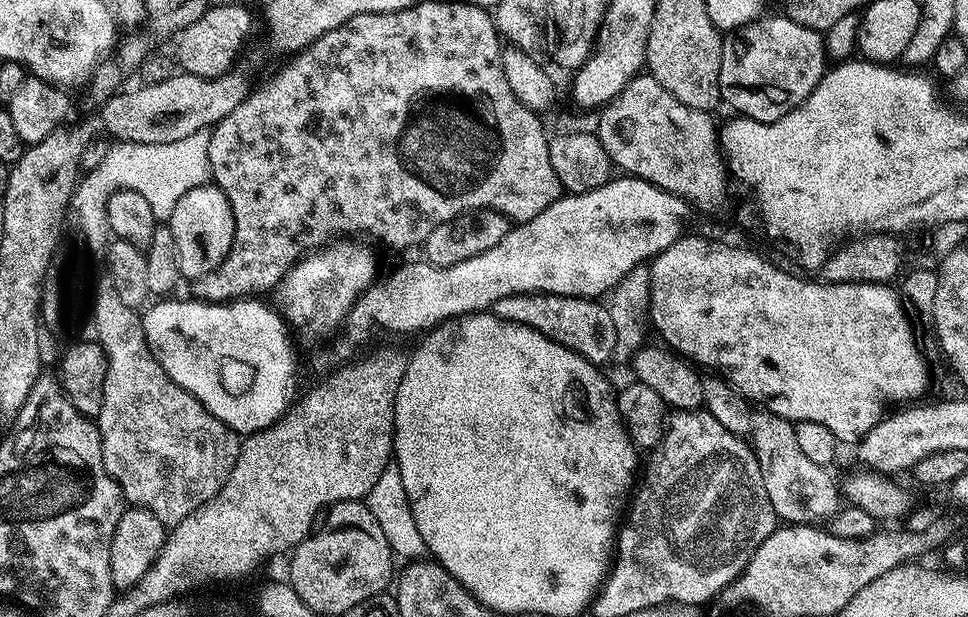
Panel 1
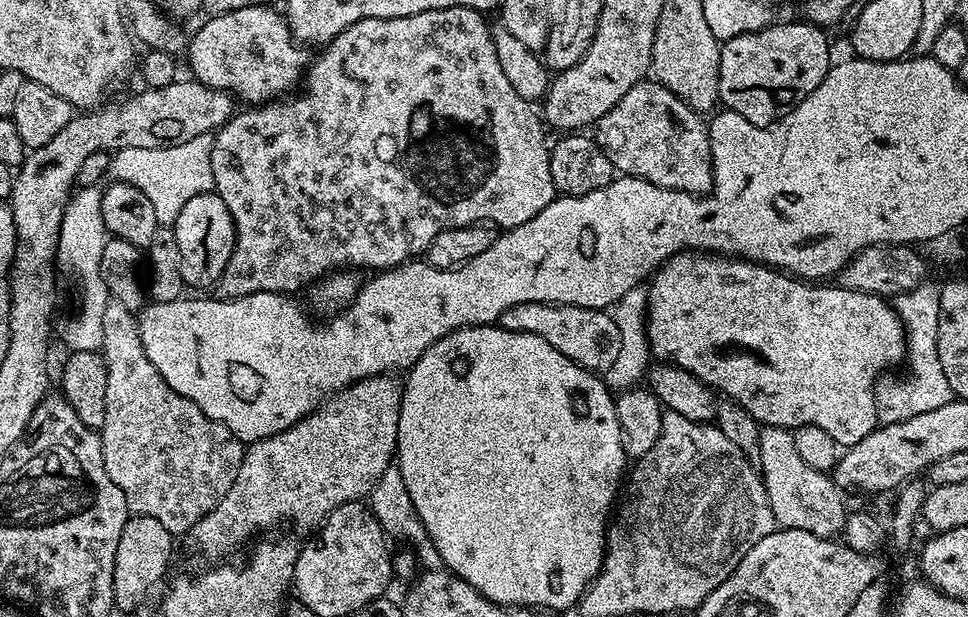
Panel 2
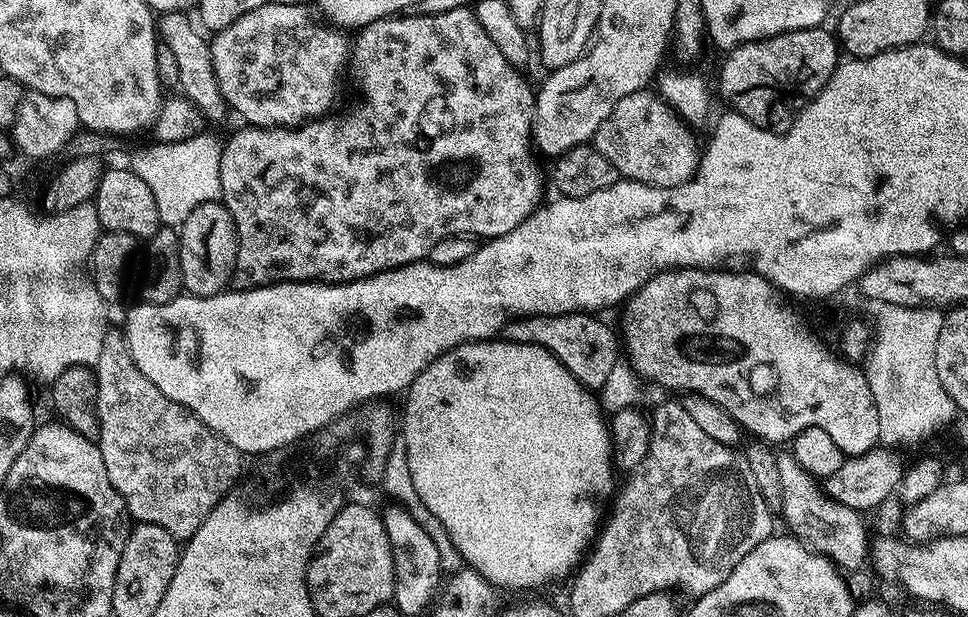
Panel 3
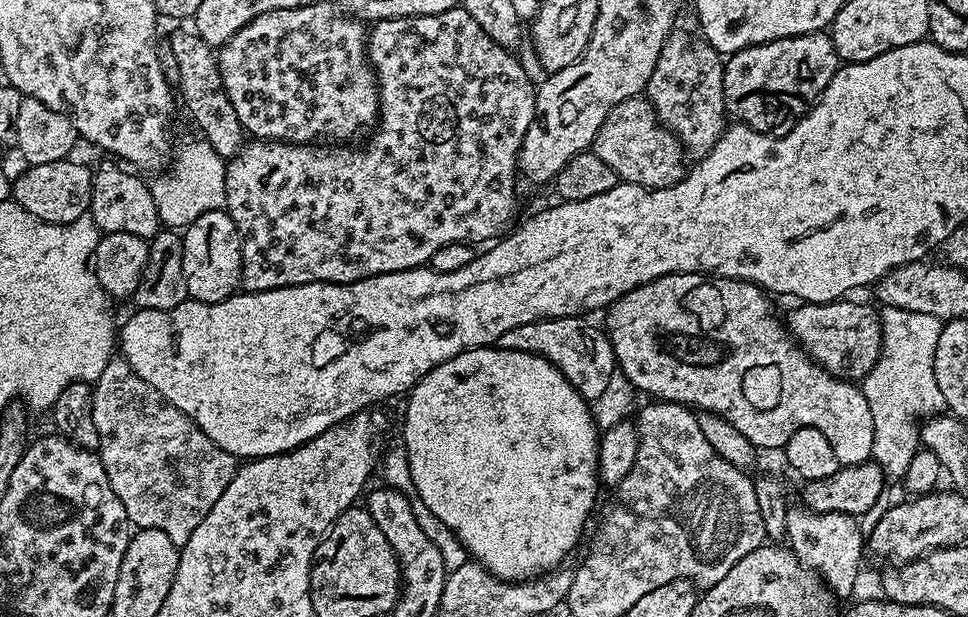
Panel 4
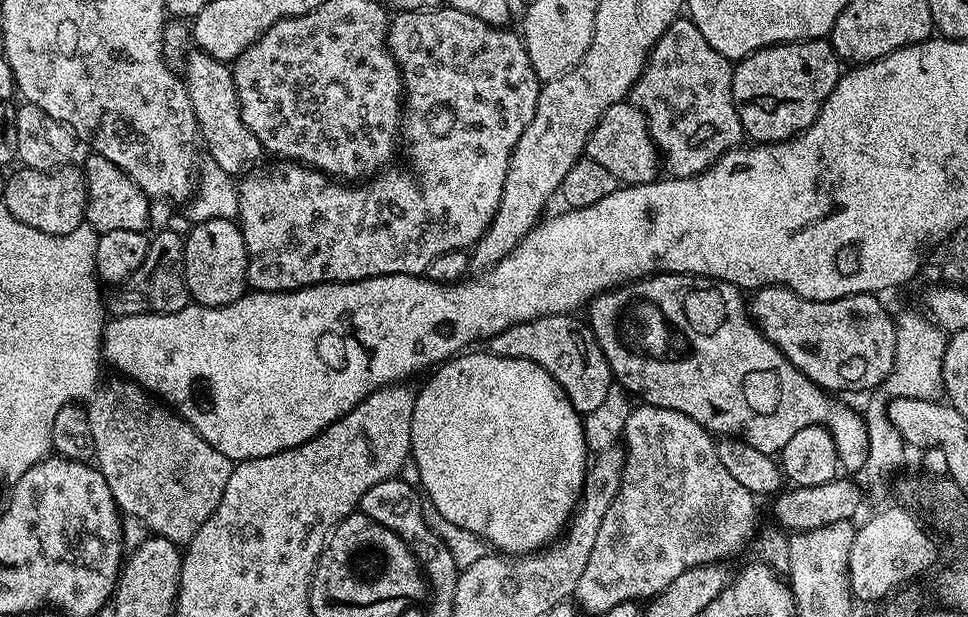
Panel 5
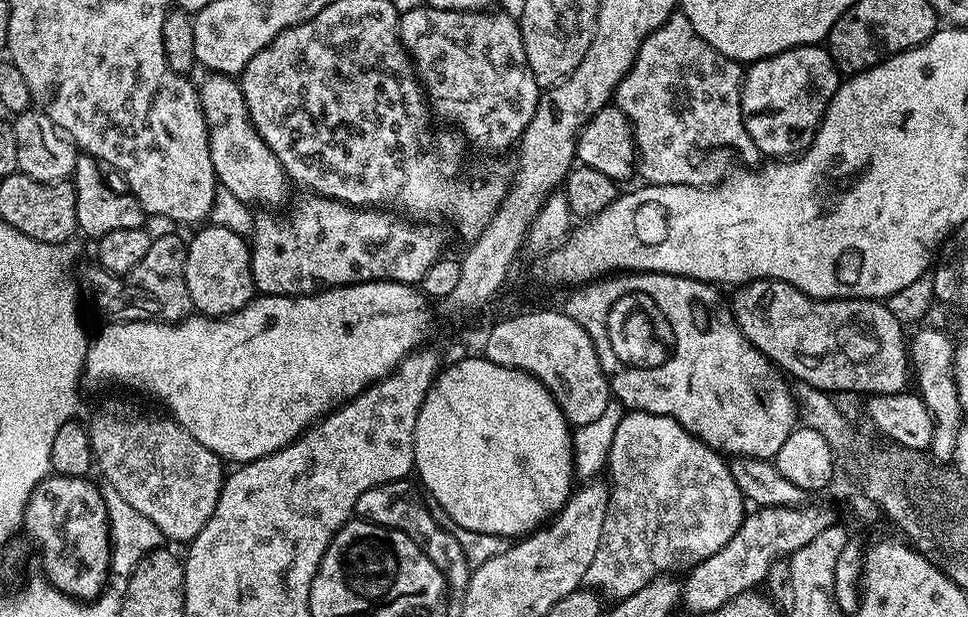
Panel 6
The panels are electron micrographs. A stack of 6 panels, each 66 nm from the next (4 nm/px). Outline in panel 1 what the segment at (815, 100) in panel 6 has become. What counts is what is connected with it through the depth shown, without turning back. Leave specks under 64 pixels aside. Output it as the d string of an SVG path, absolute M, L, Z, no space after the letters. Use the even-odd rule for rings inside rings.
M783 14L766 16L752 20L749 24L729 31L724 36L720 63L721 101L736 111L733 113L750 120L757 120L759 124L769 124L794 110L816 89L826 71L825 37L821 33L806 26L798 26L798 22Z

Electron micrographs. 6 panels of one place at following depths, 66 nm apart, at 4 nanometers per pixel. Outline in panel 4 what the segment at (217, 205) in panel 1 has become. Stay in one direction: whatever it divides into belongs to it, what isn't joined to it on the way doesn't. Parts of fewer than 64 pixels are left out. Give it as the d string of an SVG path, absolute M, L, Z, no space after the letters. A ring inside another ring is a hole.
M227 211L203 212L193 224L183 229L182 235L182 270L186 274L189 297L198 302L213 304L237 295L240 288L240 271L244 265L242 246L236 224L229 218Z

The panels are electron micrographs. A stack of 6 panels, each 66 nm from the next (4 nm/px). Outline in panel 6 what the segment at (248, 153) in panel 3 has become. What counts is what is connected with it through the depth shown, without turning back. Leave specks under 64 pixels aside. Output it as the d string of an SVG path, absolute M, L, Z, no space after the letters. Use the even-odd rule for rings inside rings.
M421 6L410 9L408 13L405 11L400 17L400 41L416 67L416 75L424 86L431 111L449 120L452 123L449 125L459 129L471 147L473 144L488 152L484 154L504 154L500 152L519 141L526 126L530 126L530 118L534 118L542 91L526 62L517 17L496 11L455 12ZM304 194L301 200L291 201L292 209L285 216L276 216L275 211L264 210L253 219L252 235L250 237L250 251L252 253L252 282L257 293L265 296L311 296L313 292L319 292L333 286L346 284L365 284L371 280L393 280L399 284L419 285L422 274L434 266L434 262L441 259L444 244L440 241L440 232L428 222L413 222L407 218L397 218L391 211L377 210L374 208L353 208L351 204L343 204L337 200L331 200L325 196Z

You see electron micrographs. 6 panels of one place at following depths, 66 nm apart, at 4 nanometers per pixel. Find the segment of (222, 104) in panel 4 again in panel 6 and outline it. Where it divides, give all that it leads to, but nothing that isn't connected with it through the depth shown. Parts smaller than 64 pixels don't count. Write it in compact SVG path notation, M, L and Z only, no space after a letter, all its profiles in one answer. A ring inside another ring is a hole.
M208 74L205 77L204 81L199 81L198 91L202 114L206 118L206 126L208 127L210 162L214 162L219 187L230 190L230 194L234 194L234 198L238 198L242 203L249 206L261 204L259 207L264 210L279 209L279 204L284 199L286 199L285 201L289 199L290 181L284 173L282 162L278 162L278 158L274 158L274 150L270 150L270 146L266 146L262 134L258 134L258 130L248 113L246 98L242 94L239 83L231 76Z

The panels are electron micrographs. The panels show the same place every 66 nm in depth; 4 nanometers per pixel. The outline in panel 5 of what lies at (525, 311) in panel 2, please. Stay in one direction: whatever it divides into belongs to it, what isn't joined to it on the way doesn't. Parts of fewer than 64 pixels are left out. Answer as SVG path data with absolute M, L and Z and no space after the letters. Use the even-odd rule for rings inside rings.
M572 314L547 316L502 330L487 341L487 351L506 358L526 358L546 370L562 386L577 412L595 410L614 386L614 377L591 327Z

